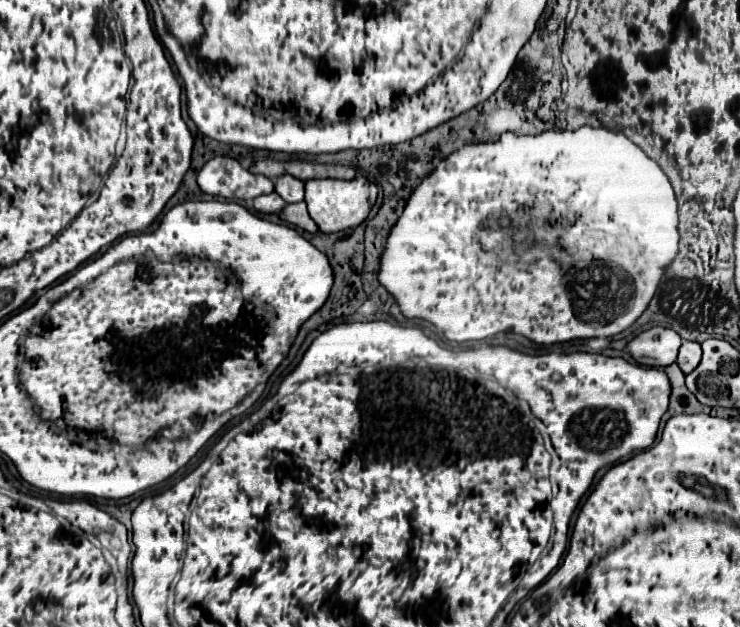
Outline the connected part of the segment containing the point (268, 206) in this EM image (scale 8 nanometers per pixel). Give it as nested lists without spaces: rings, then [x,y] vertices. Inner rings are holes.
[[[266,194],[266,196],[258,196],[254,200],[254,208],[260,212],[260,214],[280,214],[280,210],[284,210],[286,202],[276,194]]]

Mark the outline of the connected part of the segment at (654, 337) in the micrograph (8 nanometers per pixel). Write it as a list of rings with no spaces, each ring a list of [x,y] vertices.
[[[652,326],[628,342],[628,352],[642,366],[668,366],[676,362],[682,338],[672,328]]]

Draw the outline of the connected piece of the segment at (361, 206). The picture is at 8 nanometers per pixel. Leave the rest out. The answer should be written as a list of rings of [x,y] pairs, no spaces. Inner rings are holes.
[[[358,174],[354,180],[308,180],[306,182],[308,212],[312,220],[318,224],[318,228],[326,234],[360,226],[368,218],[376,198],[378,198],[378,186],[362,174]]]

